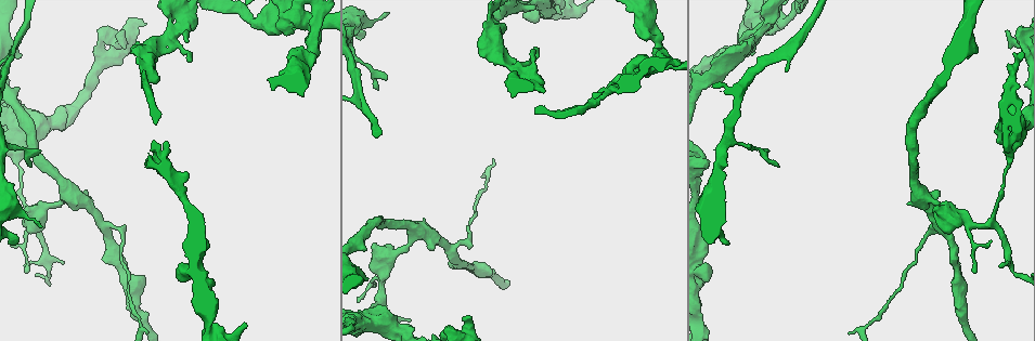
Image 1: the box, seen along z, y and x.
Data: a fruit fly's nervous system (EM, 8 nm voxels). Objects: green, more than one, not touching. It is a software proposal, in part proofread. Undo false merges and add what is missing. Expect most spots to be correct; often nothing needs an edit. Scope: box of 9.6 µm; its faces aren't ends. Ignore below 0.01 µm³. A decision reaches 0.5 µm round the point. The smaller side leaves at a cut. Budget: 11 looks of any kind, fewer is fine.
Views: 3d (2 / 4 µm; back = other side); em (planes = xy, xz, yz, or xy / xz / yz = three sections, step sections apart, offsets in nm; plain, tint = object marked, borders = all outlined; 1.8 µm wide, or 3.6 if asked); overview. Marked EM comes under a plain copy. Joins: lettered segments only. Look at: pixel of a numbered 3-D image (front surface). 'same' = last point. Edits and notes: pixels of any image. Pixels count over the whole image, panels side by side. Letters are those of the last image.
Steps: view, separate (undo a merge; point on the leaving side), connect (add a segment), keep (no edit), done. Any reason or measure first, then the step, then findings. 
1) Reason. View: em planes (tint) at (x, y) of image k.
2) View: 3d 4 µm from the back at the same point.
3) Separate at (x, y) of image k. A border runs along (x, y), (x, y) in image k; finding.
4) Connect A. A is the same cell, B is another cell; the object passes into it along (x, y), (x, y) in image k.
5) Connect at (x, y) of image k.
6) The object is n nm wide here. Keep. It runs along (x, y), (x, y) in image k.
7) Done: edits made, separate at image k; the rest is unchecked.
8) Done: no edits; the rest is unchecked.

View: 3d 4 µm at (312, 24) of image 1.

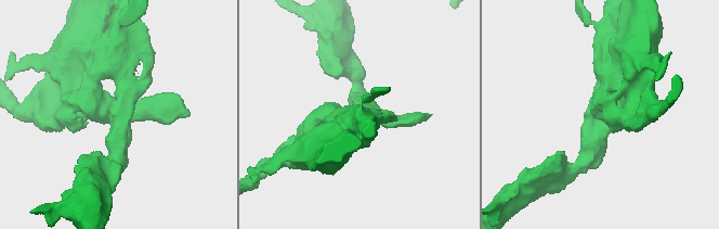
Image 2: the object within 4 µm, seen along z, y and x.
Shape alone is not enough. View: em planes (borders) at (112, 108) of image 2.

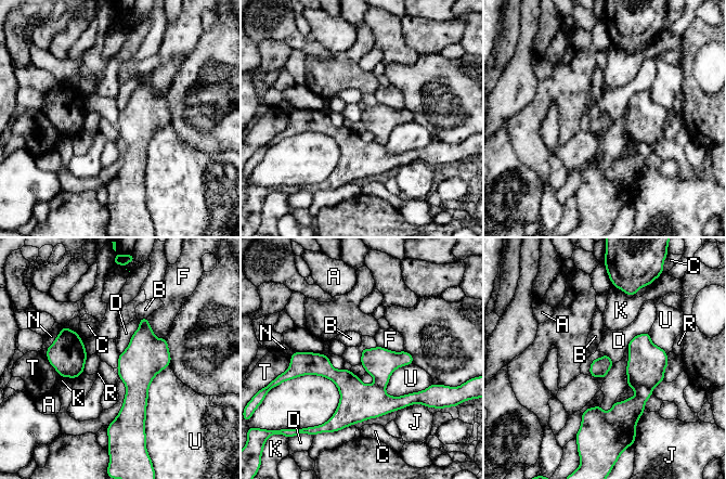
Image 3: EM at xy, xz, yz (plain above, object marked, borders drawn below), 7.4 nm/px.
The longest contact is with U, 380 nm. Separate at (647, 362) of image 3. A, B, C, D, F, J, K, N, R, T and U are other cells; the part that leaves runs along (297, 354), (364, 401), (415, 396) in image 3; two neurons meet here.

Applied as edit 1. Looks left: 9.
View: overview.

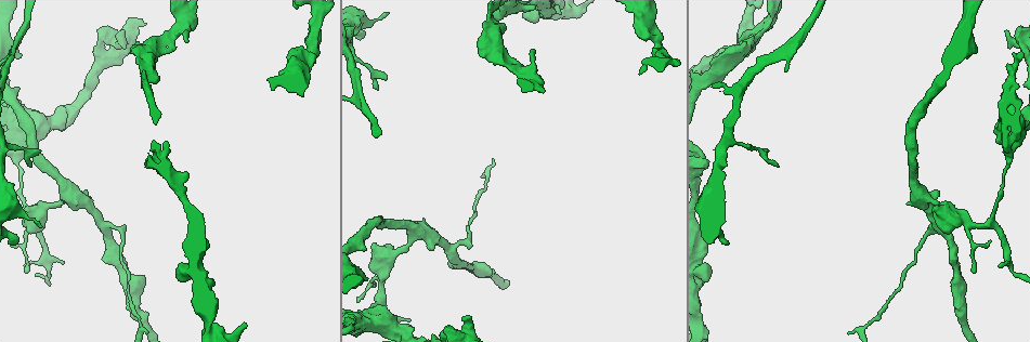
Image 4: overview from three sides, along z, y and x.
Thin neck. View: em xy step 4 (tint) at (758, 36) of image 4.

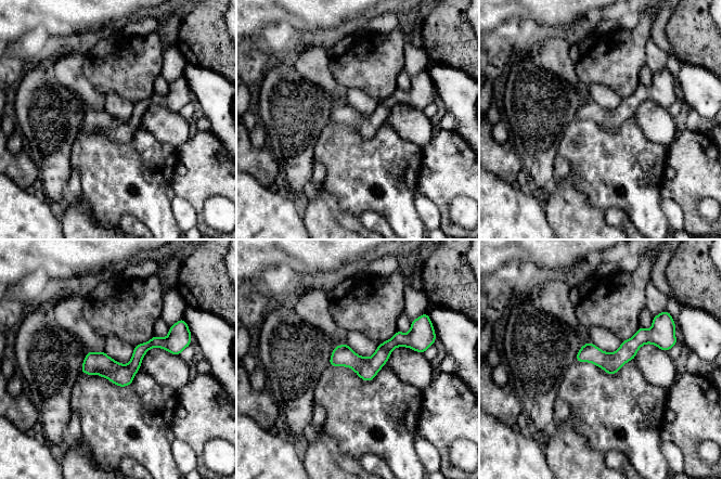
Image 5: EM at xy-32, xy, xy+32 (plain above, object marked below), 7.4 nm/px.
View: em planes (tint) at the same point.

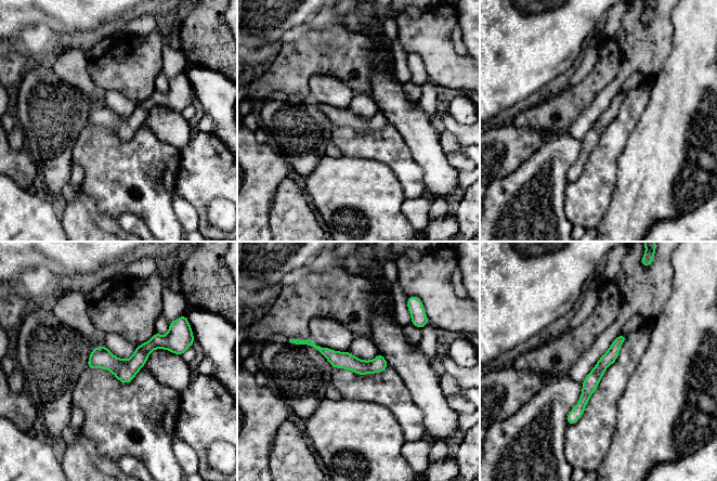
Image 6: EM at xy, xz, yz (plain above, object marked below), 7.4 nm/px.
View: em planes (borders) at the same point.

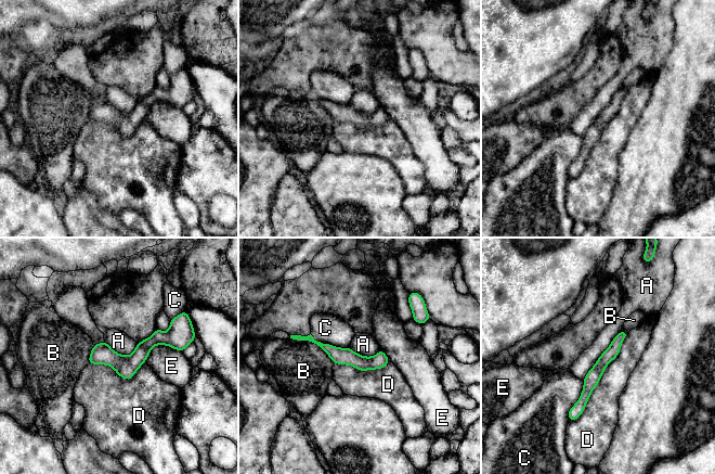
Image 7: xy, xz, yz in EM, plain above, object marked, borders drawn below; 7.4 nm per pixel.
The object is 110 nm wide here. Keep. A, B, C, D and E are other cells; one neuron here.

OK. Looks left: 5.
Thin end. View: em xy step 8 (tint) at (31, 166) of image 4.

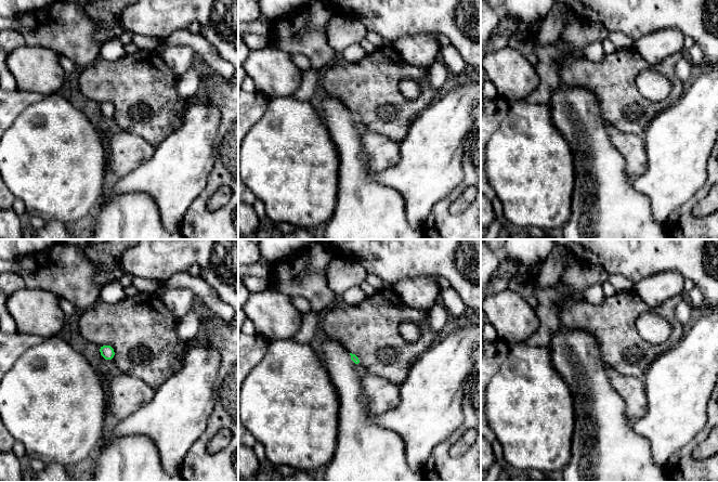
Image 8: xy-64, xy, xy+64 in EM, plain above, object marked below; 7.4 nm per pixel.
Cut it another way. View: em planes (borders) at the same point.

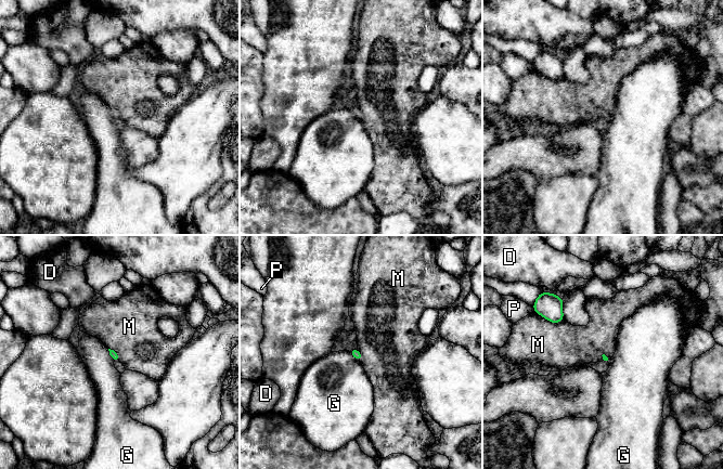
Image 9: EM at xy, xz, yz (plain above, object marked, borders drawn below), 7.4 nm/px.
The longest contact is with M, 180 nm. Keep. D, G, M and P are other cells; none of them fits.

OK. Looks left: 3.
Touches itself. View: 3d 4 µm at (367, 322) of image 4.

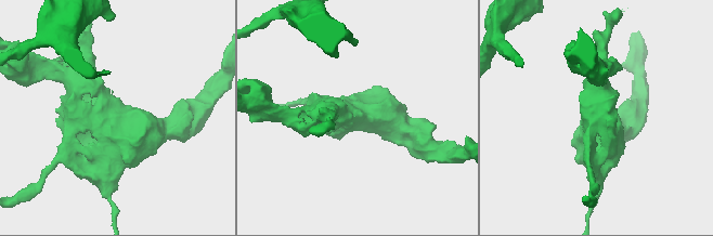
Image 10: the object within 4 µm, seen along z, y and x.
Need the tissue. View: em 3.6 µm yz step 8 (tint) at (354, 114) of image 10.

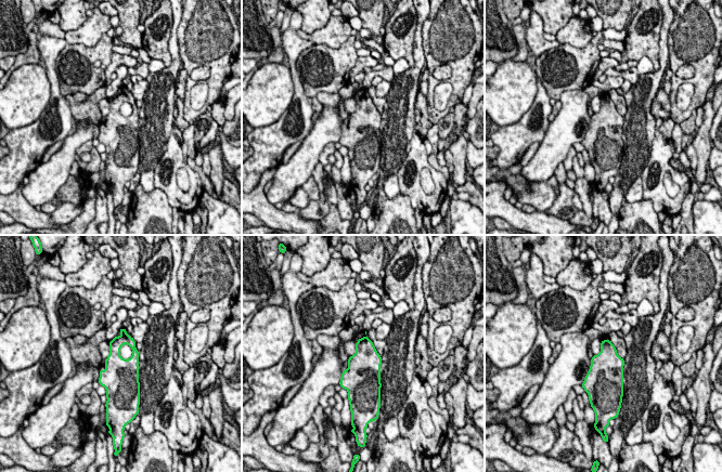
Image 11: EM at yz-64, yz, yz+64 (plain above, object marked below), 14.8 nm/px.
View: em 3.6 µm planes (borders) at the same point.

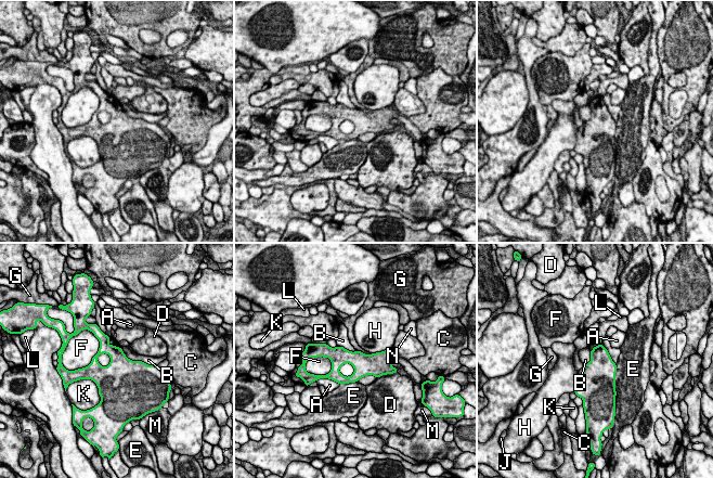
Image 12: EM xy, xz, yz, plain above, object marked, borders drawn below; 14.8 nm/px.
The object is 320 nm wide here. Keep. A, B, C, D, E, F, G, H, J, K, L, M and N are other cells; it runs along (326, 354), (387, 363) in image 12; one neuron here.

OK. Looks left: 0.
Done: edits made, separate at image 3; the rest is unchecked.

